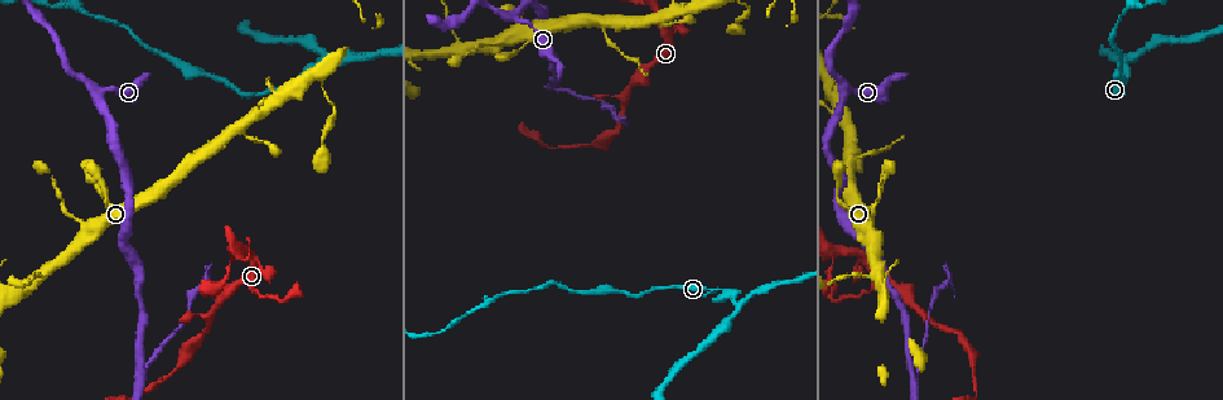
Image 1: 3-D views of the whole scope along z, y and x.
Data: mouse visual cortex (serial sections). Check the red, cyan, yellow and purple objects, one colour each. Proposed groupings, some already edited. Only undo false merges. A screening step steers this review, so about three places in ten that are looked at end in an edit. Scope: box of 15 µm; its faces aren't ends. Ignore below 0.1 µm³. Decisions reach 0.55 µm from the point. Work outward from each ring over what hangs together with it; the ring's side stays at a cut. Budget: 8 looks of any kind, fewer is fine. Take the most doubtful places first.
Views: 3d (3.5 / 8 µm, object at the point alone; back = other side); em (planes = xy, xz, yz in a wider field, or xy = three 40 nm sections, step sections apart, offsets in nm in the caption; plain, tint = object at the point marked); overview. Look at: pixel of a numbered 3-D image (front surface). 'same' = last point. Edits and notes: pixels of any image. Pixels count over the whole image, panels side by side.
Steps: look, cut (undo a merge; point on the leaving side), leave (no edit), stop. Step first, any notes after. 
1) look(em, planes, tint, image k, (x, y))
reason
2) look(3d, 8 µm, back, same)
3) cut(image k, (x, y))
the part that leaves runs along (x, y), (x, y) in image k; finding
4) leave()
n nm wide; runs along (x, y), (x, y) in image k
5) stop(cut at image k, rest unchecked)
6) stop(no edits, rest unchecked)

look(3d, 3.5 µm, image 1, (724, 290))
narrows sharply

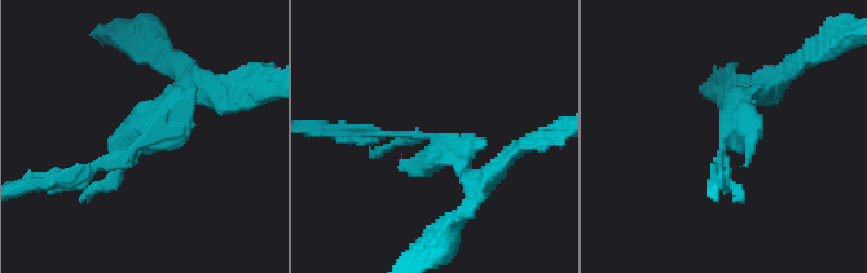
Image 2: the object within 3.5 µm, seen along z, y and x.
look(em, xy, step 3, tint, image 2, (722, 147))
shape alone is not enough

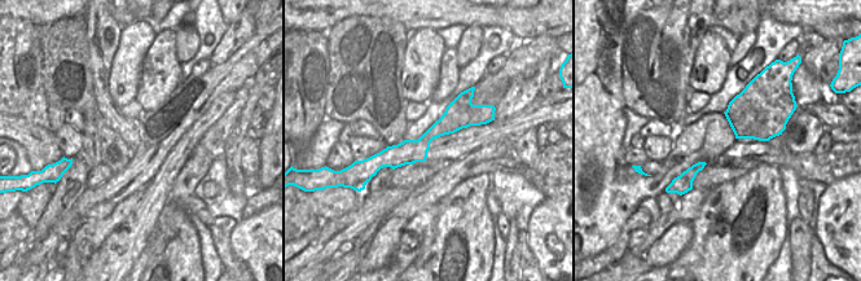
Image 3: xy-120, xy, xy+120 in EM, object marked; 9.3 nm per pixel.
cut(image 2, (176, 144))
the part that leaves runs along (414, 135), (457, 148), (478, 184) in image 2; a second cell is stuck on

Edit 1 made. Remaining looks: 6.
look(overview)

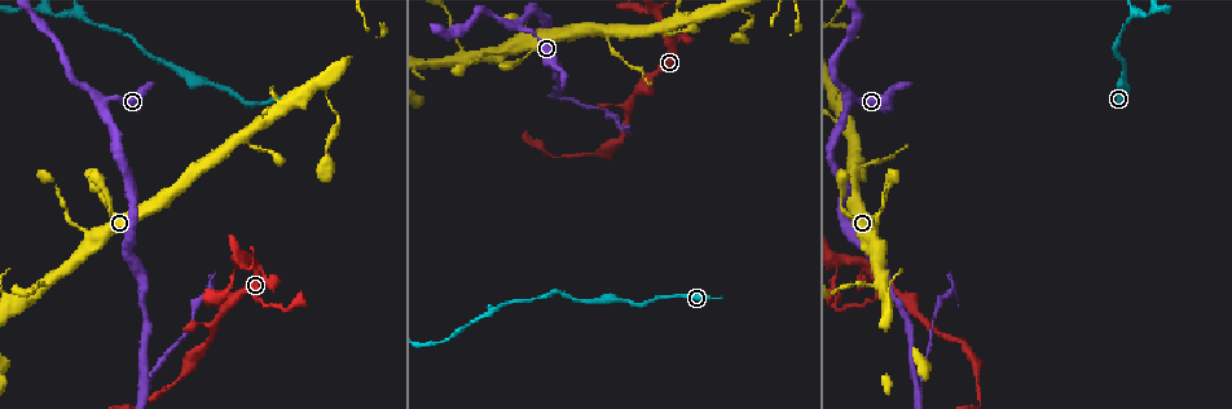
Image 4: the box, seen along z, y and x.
look(3d, 3.5 µm, image 4, (245, 258))
four arms meet

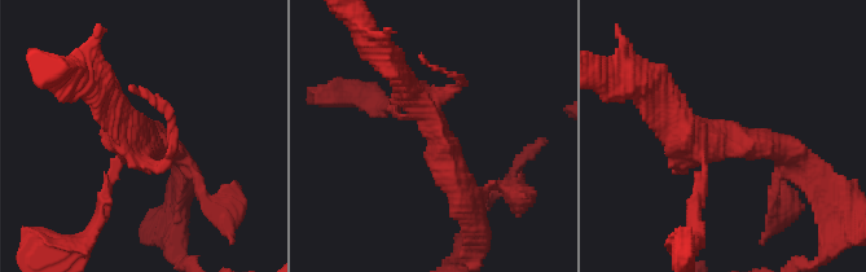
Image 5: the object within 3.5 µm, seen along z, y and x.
look(em, xy, step 3, tint, image 5, (714, 145))
4 arms; arms of 100, 150, 300, 350 nm

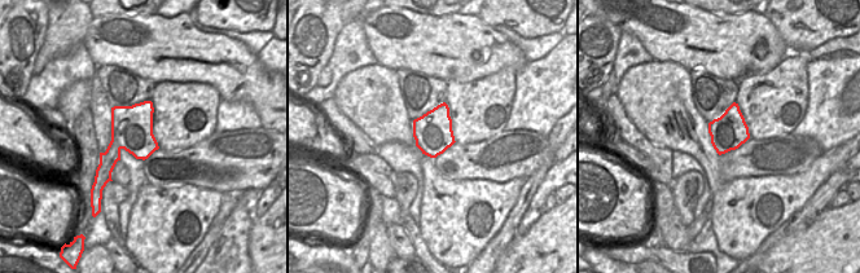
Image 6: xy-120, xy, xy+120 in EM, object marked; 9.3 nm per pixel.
leave()
runs along (464, 202), (427, 115), (395, 109) in image 5; all the same cell

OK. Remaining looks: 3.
look(3d, 3.5 µm, image 4, (1146, 13))
three arms meet

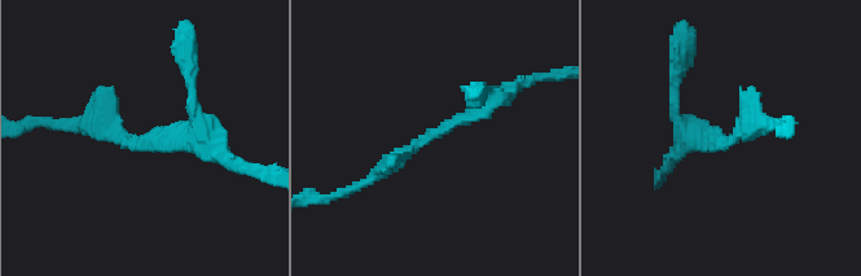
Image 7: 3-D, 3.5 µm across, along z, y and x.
look(em, xy, step 3, tint, image 7, (129, 141))
now the EM

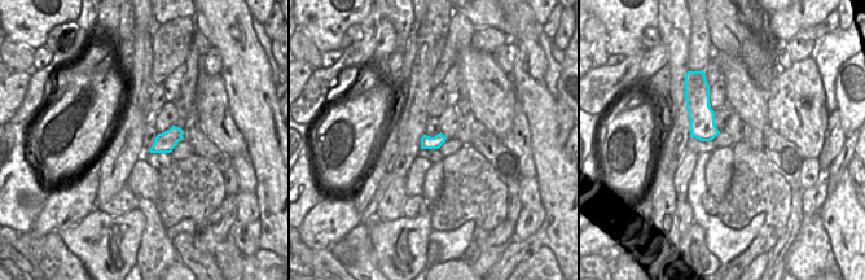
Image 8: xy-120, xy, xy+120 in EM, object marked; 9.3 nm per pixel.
leave()
120 nm wide; runs along (490, 100), (346, 189) in image 7; all the same cell

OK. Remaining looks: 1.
stop(cut at image 2, rest unchecked)

